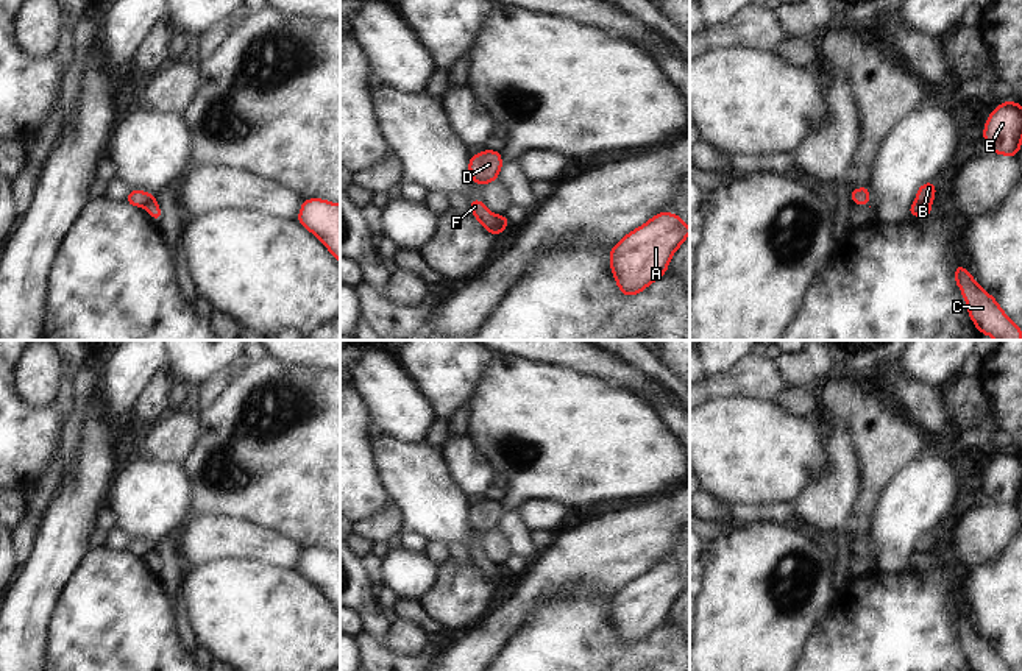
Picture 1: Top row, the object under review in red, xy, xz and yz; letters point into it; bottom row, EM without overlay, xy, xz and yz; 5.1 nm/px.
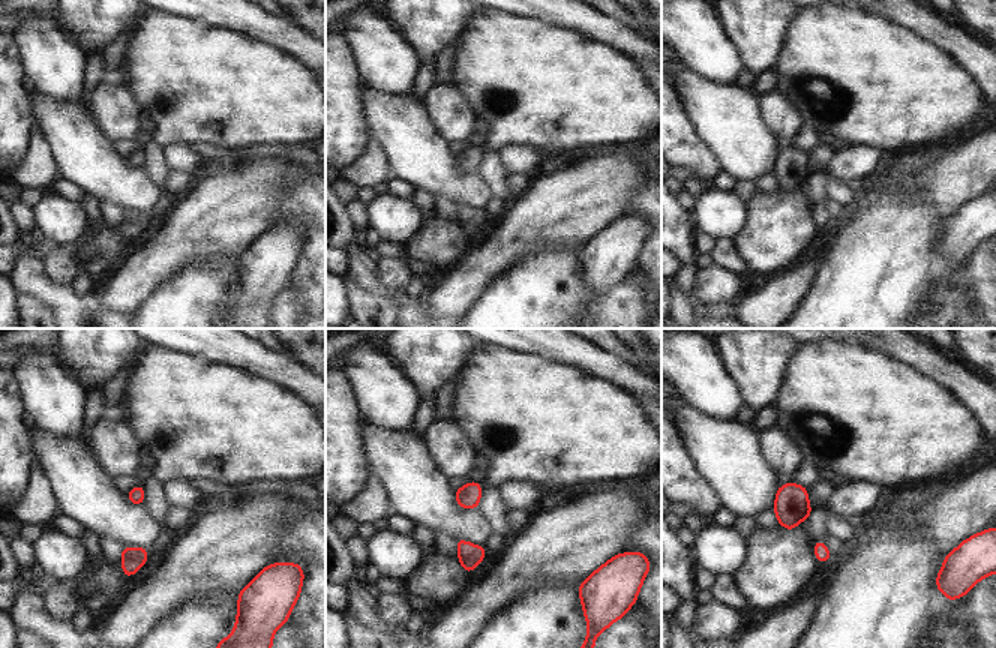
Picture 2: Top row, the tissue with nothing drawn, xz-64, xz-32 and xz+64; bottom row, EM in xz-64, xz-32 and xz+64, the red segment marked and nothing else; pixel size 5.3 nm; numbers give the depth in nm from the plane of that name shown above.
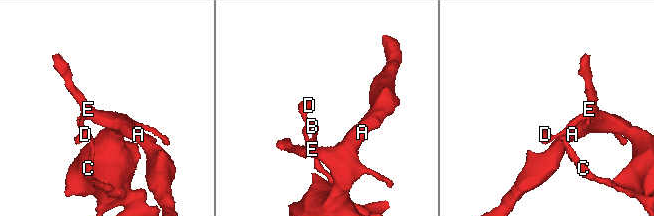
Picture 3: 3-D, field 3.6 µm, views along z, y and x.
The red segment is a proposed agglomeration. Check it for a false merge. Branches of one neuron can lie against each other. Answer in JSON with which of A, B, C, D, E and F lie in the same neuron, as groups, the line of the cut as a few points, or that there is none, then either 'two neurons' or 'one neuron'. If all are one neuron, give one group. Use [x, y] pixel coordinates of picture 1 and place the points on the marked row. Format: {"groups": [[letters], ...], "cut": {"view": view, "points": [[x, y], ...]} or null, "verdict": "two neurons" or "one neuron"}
{"groups": [["A", "B", "D", "E", "F"], ["C"]], "cut": {"view": "yz", "points": [[916, 200], [929, 205]]}, "verdict": "two neurons"}

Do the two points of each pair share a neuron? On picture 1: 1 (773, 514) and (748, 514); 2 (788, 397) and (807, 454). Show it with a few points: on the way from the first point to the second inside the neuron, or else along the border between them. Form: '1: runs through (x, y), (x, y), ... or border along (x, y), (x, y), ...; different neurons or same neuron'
1: runs through (766, 514), (754, 514); same neuron
2: border along (774, 401), (787, 411), (815, 415); different neurons

